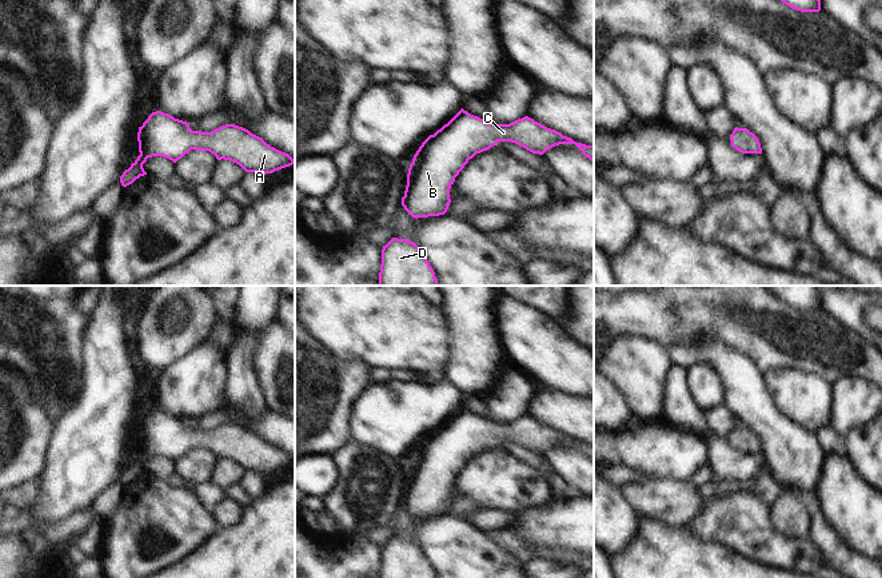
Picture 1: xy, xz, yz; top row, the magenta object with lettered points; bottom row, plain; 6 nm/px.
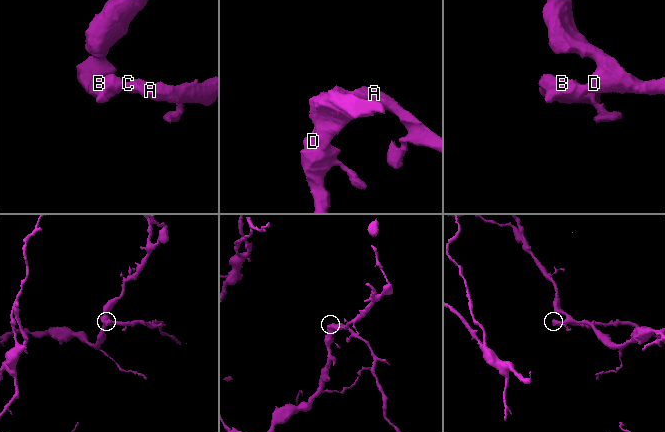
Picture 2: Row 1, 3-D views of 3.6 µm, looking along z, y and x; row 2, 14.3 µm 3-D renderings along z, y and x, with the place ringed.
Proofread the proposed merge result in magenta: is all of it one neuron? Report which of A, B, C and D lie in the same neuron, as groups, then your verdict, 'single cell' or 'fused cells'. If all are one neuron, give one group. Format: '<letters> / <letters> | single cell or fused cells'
A B C D | single cell

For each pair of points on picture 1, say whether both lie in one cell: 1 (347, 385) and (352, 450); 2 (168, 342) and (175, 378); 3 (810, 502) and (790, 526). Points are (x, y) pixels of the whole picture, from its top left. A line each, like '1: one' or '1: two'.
1: two
2: two
3: two

